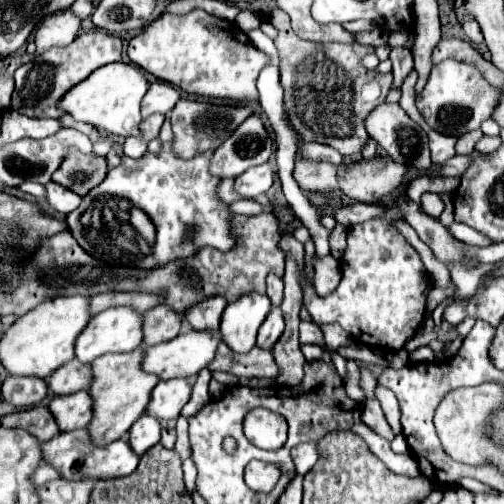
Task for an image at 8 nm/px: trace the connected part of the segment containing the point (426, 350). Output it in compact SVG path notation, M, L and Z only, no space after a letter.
M421 346L413 352L409 352L409 360L411 362L425 362L425 364L431 364L435 362L435 352L429 348L429 346Z

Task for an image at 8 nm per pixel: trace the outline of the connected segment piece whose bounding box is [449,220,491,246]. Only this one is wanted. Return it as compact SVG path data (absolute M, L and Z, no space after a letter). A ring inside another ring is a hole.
M455 220L451 222L449 232L451 232L457 240L461 240L461 242L465 242L465 244L475 244L475 246L489 246L489 244L491 244L491 240L487 240L483 234L479 234L479 232L475 232L473 228L469 228L469 226L461 224L461 222L455 222Z

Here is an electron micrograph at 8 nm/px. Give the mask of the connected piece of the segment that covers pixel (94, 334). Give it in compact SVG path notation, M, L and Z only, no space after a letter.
M115 306L99 312L91 318L87 328L81 332L75 344L77 360L93 362L95 358L109 354L109 352L131 352L143 344L143 312L131 306Z

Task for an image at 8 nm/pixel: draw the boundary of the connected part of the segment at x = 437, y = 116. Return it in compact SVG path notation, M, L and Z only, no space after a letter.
M443 60L433 66L423 92L417 96L417 108L435 132L459 138L471 130L479 130L481 122L493 116L501 98L503 90L489 84L473 64Z

